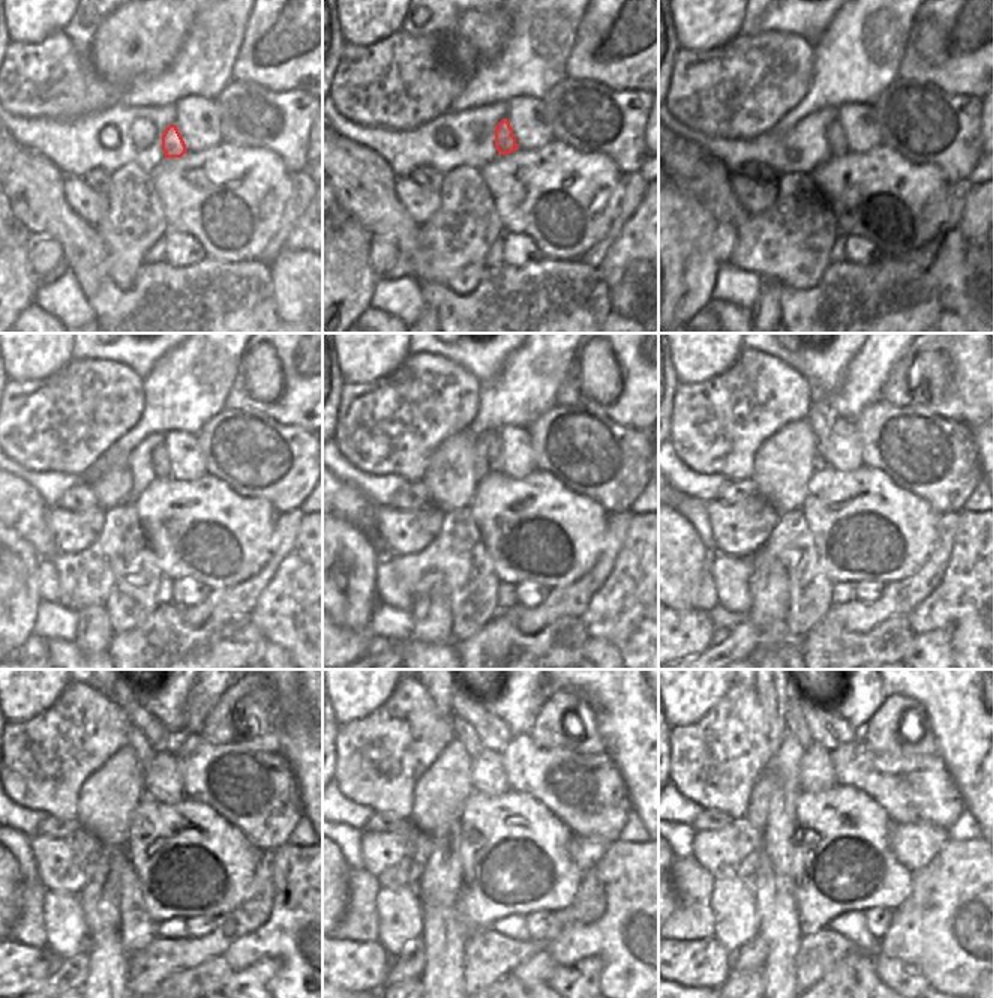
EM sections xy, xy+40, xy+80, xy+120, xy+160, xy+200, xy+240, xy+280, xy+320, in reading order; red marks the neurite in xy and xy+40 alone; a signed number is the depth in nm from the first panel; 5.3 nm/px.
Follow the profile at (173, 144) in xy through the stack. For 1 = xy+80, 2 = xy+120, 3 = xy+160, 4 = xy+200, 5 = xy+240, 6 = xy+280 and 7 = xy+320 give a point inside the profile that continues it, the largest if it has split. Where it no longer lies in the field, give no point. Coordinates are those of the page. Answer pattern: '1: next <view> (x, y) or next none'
1: next xy+80 (834, 134)
2: next xy+120 (161, 464)
3: next xy+160 (494, 453)
4: next xy+200 (819, 417)
5: next xy+240 (144, 752)
6: next xy+280 (464, 733)
7: next xy+320 (798, 728)

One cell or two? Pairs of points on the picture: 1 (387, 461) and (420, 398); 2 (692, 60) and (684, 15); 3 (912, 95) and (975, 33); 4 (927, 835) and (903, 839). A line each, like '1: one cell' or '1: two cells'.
1: one cell
2: two cells
3: two cells
4: one cell

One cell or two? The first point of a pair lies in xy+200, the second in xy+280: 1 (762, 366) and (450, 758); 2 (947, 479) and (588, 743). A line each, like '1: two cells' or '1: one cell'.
1: two cells
2: two cells

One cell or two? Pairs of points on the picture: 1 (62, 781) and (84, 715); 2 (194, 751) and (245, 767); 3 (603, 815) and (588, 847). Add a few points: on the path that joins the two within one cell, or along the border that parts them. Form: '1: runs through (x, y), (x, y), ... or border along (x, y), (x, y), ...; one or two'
1: runs through (62, 764), (62, 749), (80, 731); one
2: runs through (206, 757), (219, 757), (233, 767); one
3: border along (573, 835), (594, 838), (608, 845); two

